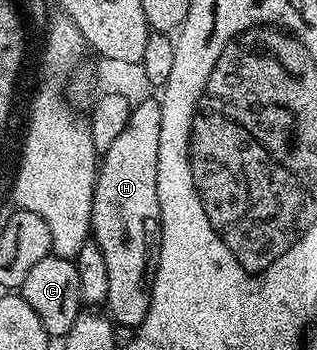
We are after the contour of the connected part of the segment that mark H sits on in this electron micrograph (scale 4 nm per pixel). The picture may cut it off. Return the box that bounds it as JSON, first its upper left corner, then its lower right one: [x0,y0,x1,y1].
[91,99,163,330]

